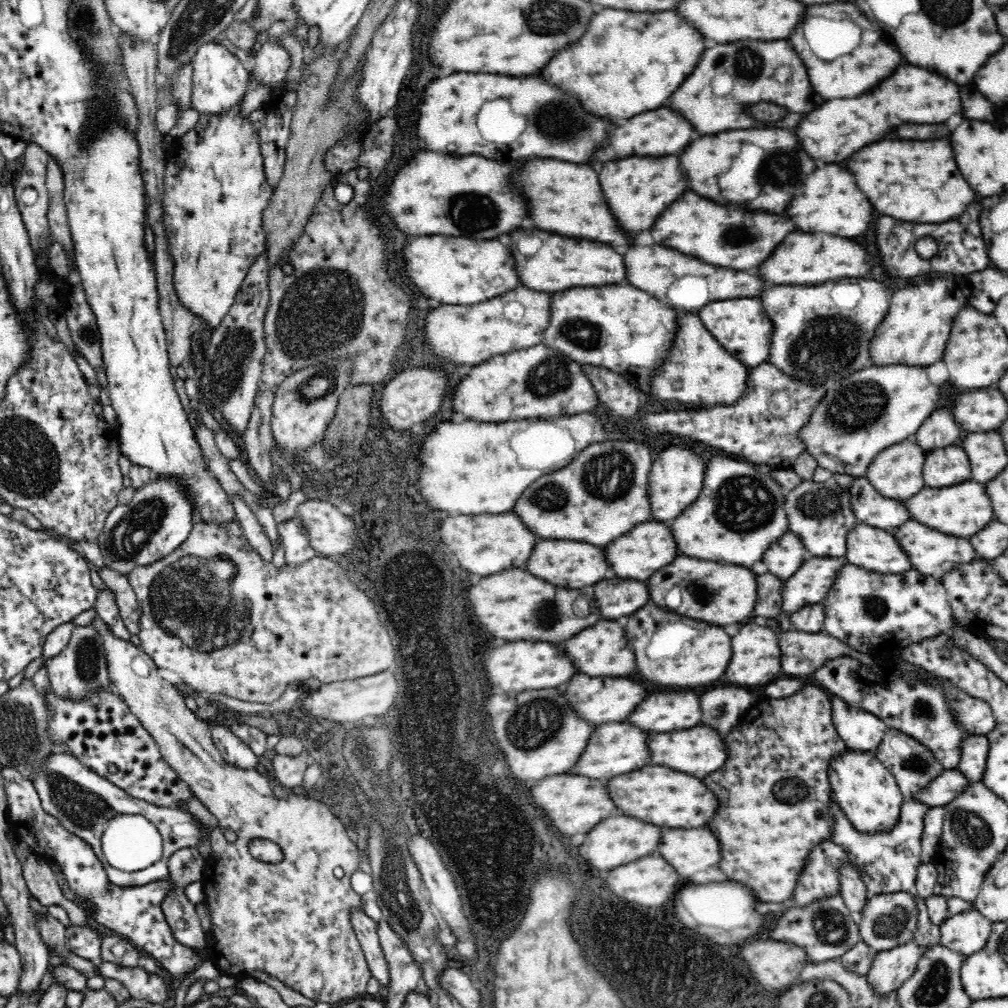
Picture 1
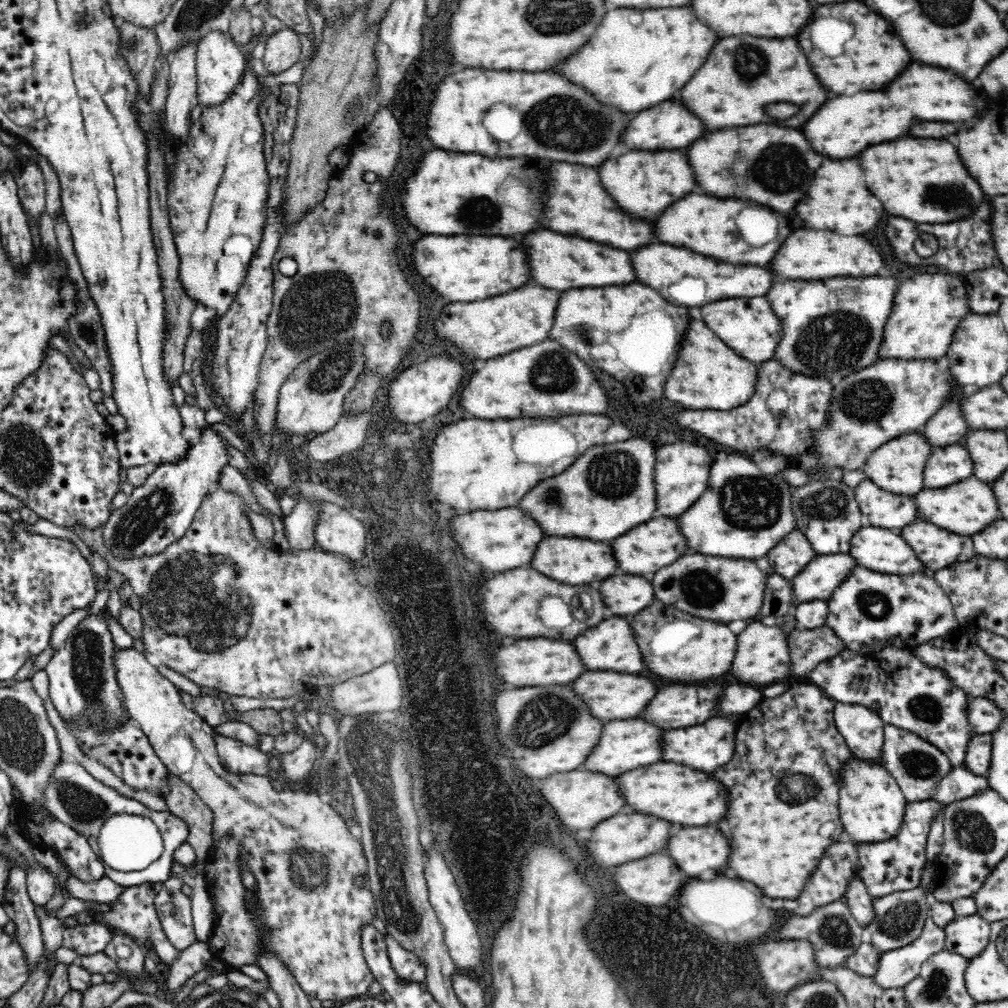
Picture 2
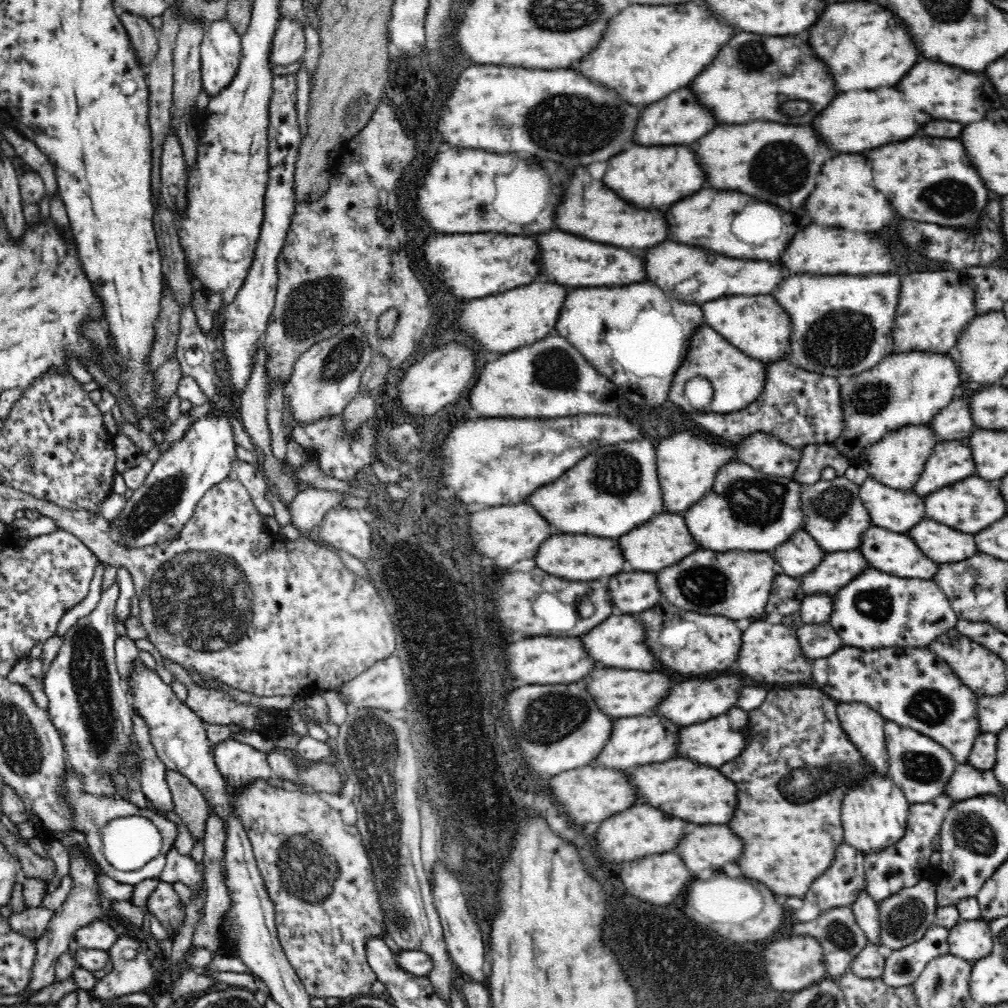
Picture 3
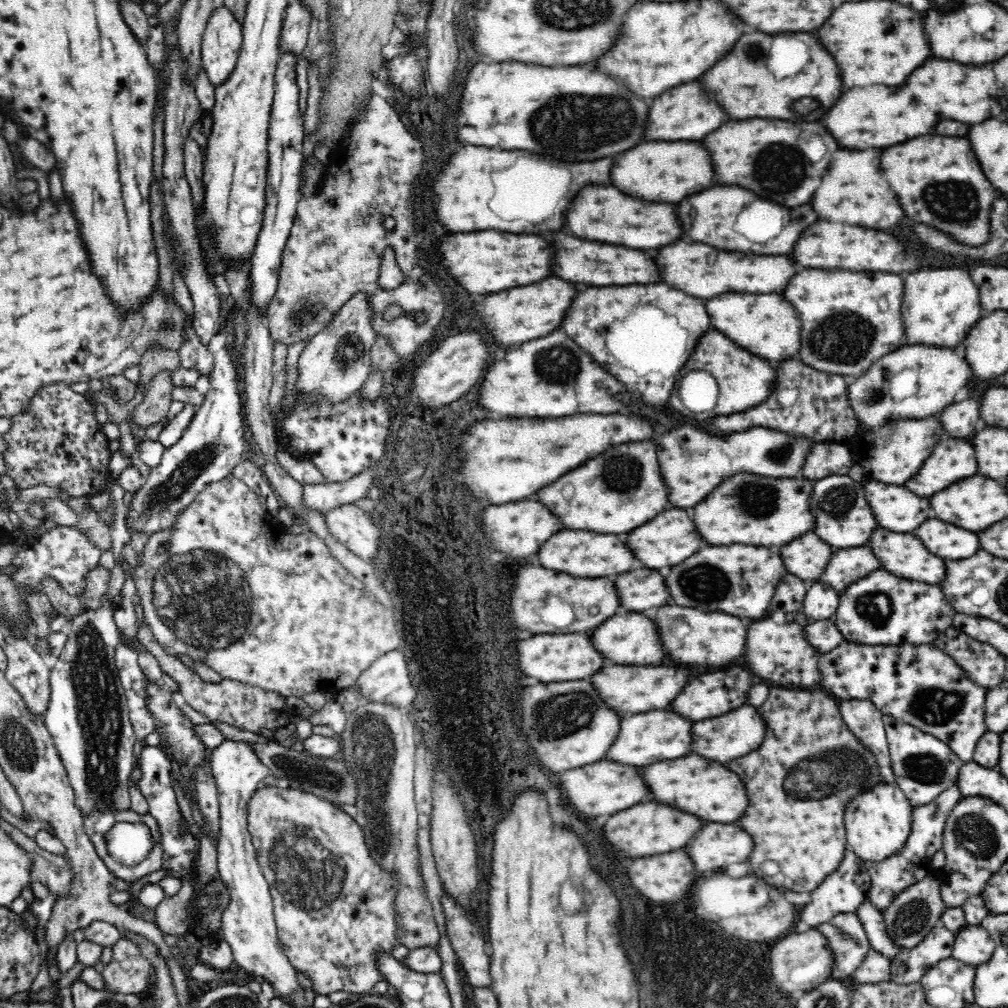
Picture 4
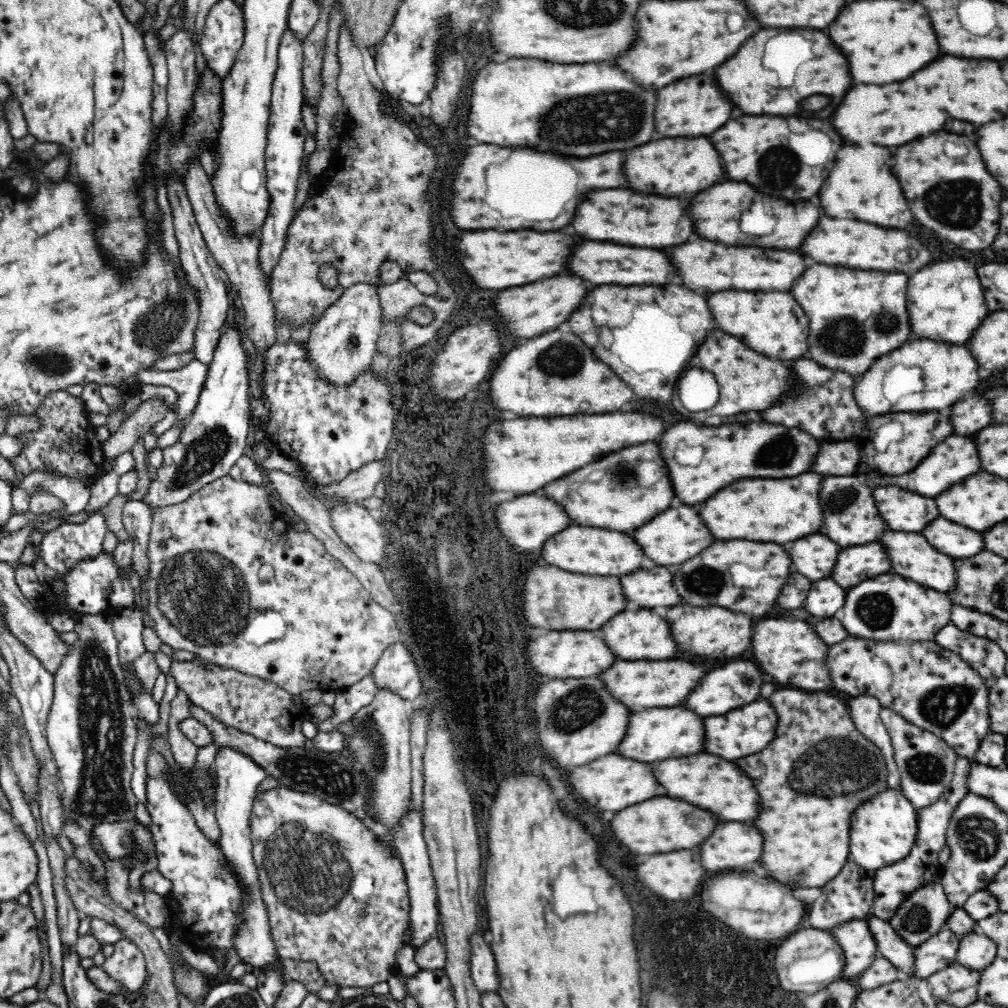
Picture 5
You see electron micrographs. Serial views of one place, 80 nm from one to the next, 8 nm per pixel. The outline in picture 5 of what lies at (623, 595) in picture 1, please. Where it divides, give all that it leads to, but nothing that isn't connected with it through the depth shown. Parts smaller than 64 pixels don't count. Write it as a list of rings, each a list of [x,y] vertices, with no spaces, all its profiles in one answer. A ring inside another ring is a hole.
[[[662,566],[632,572],[622,576],[620,582],[628,602],[634,602],[640,608],[680,604],[680,596],[672,586],[672,574]]]

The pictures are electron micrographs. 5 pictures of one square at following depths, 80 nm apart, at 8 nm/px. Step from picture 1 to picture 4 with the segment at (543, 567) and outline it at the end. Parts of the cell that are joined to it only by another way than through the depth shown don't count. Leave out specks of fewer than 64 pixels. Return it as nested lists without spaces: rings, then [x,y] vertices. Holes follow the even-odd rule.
[[[564,530],[554,534],[538,552],[540,564],[554,572],[566,572],[576,578],[602,578],[612,574],[624,574],[634,564],[634,556],[618,536],[596,534],[596,532],[576,532]]]

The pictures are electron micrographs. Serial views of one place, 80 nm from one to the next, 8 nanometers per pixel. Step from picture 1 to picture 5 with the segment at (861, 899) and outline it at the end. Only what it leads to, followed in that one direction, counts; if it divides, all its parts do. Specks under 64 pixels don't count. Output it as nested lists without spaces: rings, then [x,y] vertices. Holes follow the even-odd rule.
[[[869,913],[869,916],[864,920],[867,922],[873,938],[875,938],[876,949],[878,949],[881,956],[892,962],[893,966],[901,971],[903,975],[914,973],[914,953],[912,953],[912,948],[908,943],[904,943],[900,936],[896,935],[889,922],[878,919],[872,913]]]

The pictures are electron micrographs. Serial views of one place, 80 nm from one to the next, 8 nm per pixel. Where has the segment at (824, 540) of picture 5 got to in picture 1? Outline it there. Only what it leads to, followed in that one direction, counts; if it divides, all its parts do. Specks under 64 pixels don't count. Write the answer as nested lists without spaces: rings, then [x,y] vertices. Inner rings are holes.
[[[788,531],[779,536],[774,544],[768,546],[762,562],[766,565],[768,572],[785,581],[800,568],[807,557],[809,554],[804,549],[802,541]]]

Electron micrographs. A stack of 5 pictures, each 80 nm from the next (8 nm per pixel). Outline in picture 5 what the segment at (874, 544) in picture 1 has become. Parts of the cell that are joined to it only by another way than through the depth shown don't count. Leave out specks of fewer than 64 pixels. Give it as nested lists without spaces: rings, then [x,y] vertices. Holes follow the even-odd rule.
[[[884,530],[884,536],[878,540],[884,548],[890,560],[892,571],[904,578],[913,580],[918,584],[933,588],[938,592],[948,593],[956,586],[956,571],[954,571],[954,559],[936,552],[924,536],[914,532],[892,532]]]

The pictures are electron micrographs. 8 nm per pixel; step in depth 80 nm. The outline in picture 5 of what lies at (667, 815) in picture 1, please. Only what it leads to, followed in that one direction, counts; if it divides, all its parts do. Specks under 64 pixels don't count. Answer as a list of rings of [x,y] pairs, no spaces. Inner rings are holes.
[[[696,754],[694,758],[662,760],[656,766],[656,780],[670,798],[684,800],[692,806],[704,808],[722,820],[752,820],[758,814],[758,794],[752,780],[730,762],[714,754]]]

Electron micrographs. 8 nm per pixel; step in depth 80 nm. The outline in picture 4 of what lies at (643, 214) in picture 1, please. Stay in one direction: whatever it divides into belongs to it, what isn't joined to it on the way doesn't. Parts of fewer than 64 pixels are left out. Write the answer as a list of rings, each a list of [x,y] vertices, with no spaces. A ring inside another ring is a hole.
[[[644,142],[624,152],[622,160],[614,158],[610,170],[612,186],[646,202],[680,202],[690,194],[702,192],[714,180],[710,156],[698,142]]]

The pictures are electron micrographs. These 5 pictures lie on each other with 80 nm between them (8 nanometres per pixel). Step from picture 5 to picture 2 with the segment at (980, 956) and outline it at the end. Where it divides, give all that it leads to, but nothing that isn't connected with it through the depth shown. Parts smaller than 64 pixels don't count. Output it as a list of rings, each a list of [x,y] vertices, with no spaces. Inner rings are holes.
[[[974,914],[953,919],[943,930],[946,950],[970,960],[985,950],[991,935],[991,924]]]

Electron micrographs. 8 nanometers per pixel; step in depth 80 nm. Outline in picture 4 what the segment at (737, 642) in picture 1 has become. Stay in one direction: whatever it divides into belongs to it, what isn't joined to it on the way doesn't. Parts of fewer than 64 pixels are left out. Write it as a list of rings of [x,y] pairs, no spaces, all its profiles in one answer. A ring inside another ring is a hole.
[[[770,618],[753,620],[746,636],[746,652],[744,662],[750,664],[750,670],[770,685],[784,688],[795,687],[812,689],[819,688],[820,673],[818,672],[818,651],[812,650],[804,635],[804,627],[796,622],[774,624]]]

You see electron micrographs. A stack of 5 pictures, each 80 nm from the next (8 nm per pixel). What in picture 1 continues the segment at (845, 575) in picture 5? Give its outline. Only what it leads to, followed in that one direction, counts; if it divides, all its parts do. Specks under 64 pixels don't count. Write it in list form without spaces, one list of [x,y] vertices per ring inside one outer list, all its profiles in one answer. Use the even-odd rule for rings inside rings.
[[[807,557],[800,568],[784,581],[782,612],[794,614],[805,606],[822,602],[844,564],[847,564],[845,557]]]

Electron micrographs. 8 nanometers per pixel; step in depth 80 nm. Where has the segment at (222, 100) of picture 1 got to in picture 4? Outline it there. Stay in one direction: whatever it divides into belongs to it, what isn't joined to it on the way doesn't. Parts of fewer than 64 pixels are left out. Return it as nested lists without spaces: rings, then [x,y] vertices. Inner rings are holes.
[[[224,6],[210,15],[201,42],[201,66],[214,88],[226,83],[237,66],[242,27]]]

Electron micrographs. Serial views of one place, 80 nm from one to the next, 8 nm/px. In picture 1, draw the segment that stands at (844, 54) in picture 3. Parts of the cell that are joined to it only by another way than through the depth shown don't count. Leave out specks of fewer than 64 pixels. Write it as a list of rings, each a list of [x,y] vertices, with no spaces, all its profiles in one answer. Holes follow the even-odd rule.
[[[822,4],[822,6],[806,6],[804,10],[804,18],[808,16],[844,16],[844,18],[850,18],[854,24],[858,24],[862,28],[862,40],[860,40],[860,46],[854,48],[852,56],[844,56],[844,58],[836,58],[834,62],[818,62],[818,58],[814,56],[814,52],[810,50],[804,34],[802,34],[802,28],[796,26],[792,36],[788,38],[794,51],[798,53],[798,57],[802,58],[802,62],[806,64],[808,68],[808,76],[810,76],[810,84],[812,88],[826,100],[832,100],[832,98],[852,98],[856,94],[862,94],[866,92],[868,88],[874,88],[876,84],[880,84],[884,78],[888,78],[900,64],[902,64],[902,56],[898,52],[898,48],[884,36],[884,32],[874,24],[870,22],[854,4]]]

